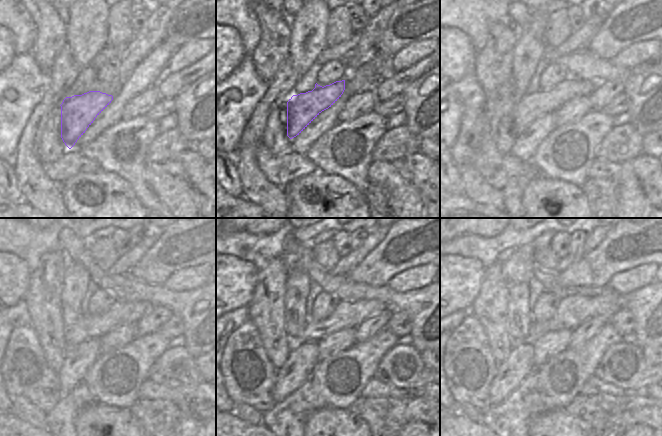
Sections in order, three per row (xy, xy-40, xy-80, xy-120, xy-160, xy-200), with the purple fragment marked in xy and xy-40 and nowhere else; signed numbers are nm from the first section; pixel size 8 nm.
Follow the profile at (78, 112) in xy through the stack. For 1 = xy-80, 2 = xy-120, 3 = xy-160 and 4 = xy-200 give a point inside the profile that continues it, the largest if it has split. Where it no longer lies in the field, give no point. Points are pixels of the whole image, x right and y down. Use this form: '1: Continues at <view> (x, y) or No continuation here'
1: Continues at xy-80 (530, 106)
2: Continues at xy-120 (88, 327)
3: Continues at xy-160 (346, 315)
4: Continues at xy-200 (574, 310)

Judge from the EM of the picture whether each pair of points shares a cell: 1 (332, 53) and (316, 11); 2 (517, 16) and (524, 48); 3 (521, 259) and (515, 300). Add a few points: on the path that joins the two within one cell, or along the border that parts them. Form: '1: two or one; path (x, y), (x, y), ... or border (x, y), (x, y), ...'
1: two; border (326, 46), (316, 60)
2: two; border (531, 11), (531, 18), (517, 31)
3: two; border (528, 282), (516, 282), (509, 285)

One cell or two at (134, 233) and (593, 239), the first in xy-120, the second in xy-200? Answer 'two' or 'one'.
two

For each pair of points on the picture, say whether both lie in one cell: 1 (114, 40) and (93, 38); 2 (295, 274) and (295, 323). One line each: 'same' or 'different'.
1: different
2: same

